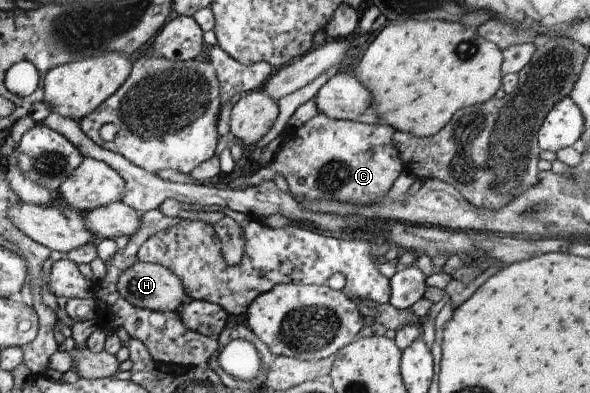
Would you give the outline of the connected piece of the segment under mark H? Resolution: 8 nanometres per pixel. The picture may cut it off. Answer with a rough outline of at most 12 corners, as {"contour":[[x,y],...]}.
{"contour":[[138,261],[118,276],[133,306],[177,311],[187,300],[179,277]]}

